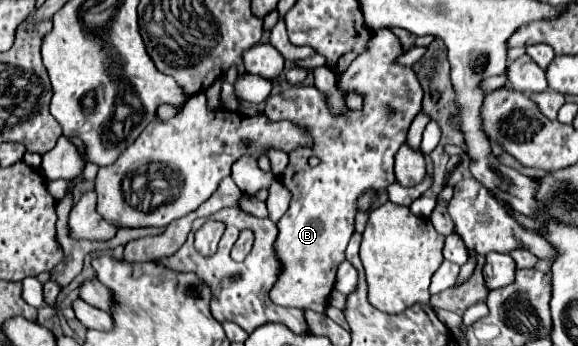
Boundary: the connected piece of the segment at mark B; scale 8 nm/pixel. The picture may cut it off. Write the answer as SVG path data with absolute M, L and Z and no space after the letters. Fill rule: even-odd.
M376 30L370 40L370 50L358 56L350 68L340 78L340 90L358 90L364 94L364 108L360 112L348 110L344 116L332 116L324 96L314 86L290 86L278 96L270 96L266 100L264 114L272 120L292 120L300 126L308 126L314 134L314 148L304 150L298 148L290 152L290 164L280 176L280 182L292 192L292 202L288 212L278 222L278 238L276 238L276 252L278 258L284 264L284 270L276 282L276 286L270 290L270 300L278 306L286 308L304 308L314 312L324 312L328 296L334 288L336 280L336 268L344 260L344 250L348 246L348 240L354 232L354 216L356 216L356 200L368 190L386 190L394 178L394 156L398 148L406 142L408 128L414 120L414 116L422 108L422 86L414 74L412 68L396 64L396 58L402 56L406 50L402 50L402 44L398 44L398 38L390 30ZM318 156L320 164L316 168L308 166L308 158Z

